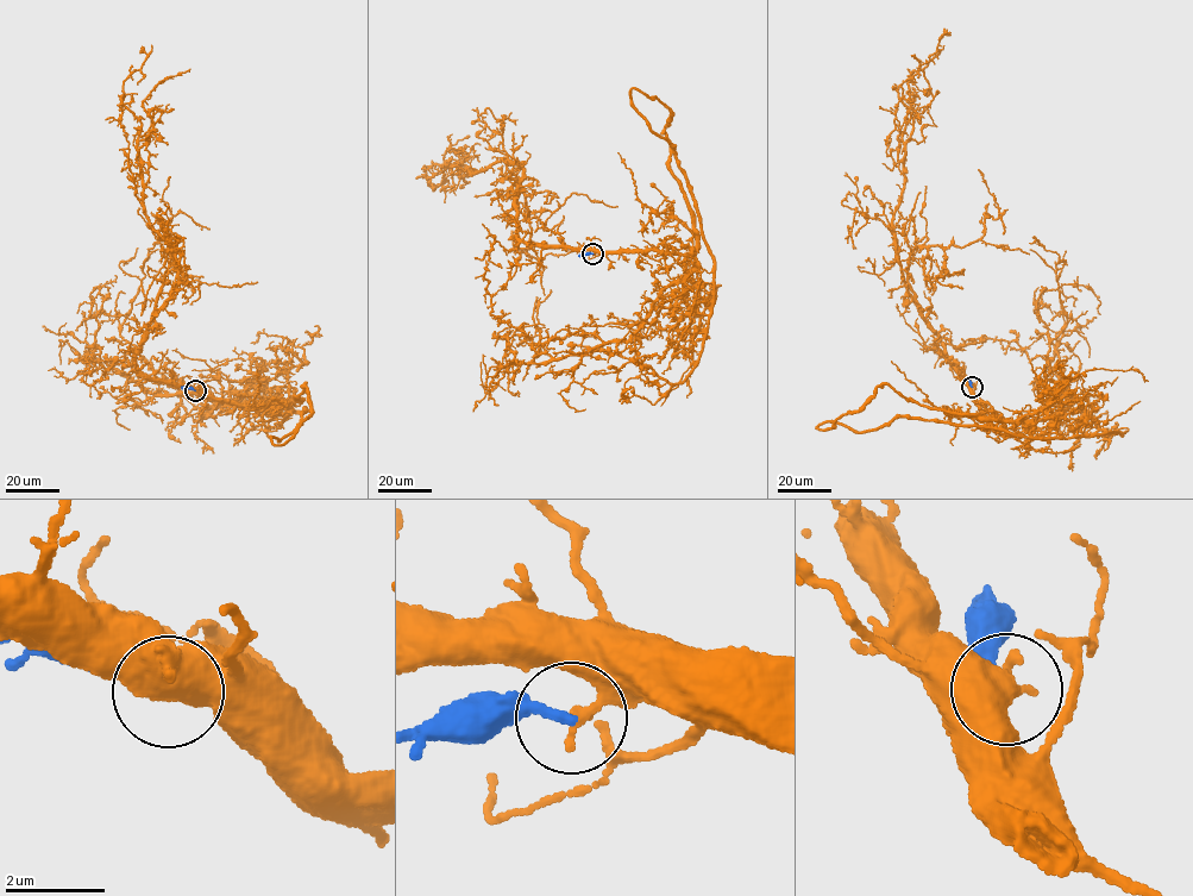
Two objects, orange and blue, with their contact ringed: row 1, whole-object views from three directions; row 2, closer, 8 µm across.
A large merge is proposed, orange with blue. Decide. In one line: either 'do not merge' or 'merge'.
do not merge

